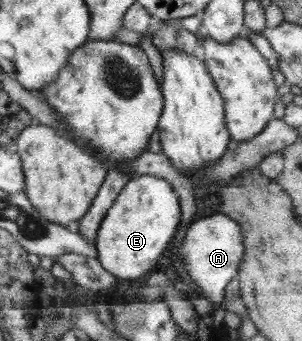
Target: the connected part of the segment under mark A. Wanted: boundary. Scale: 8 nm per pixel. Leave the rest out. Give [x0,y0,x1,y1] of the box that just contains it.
[177,214,243,304]

